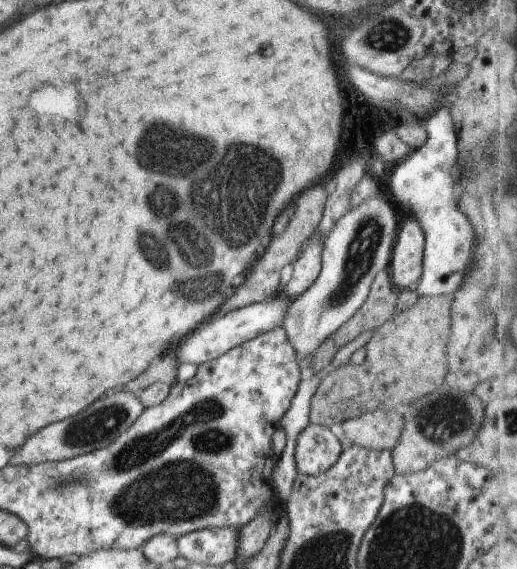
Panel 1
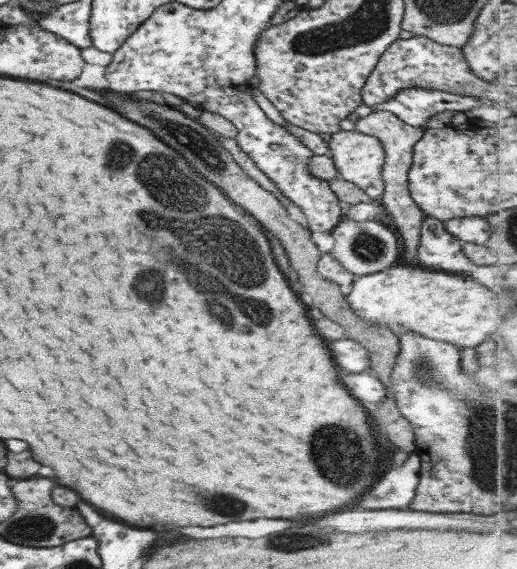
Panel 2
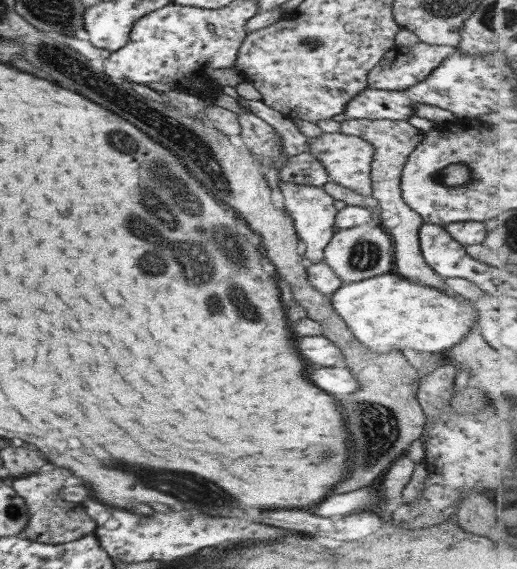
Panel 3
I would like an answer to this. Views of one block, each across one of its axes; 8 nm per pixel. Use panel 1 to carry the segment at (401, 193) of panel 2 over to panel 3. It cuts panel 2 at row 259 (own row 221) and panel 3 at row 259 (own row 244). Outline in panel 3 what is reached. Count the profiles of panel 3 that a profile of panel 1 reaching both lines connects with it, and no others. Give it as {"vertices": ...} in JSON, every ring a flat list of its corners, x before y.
{"vertices":[[354,119,354,120,345,120,340,123,340,133,348,134,348,135,354,135,357,137,362,137,364,140,368,141,373,147,374,147,374,156,373,156,373,161,371,164,371,181,372,181,372,194,371,197,373,197,376,201,378,201,378,207,380,211,380,223,379,225,382,226,382,228,385,229,385,231,392,237,393,240,393,257,394,257,394,262,393,262,393,268,392,272,395,274,398,274,399,276,402,276,408,280,411,280,412,282,419,283,422,286,431,286,432,288,437,288,438,290,444,290,450,292,450,290,446,290,446,286,444,286,444,282,442,282,442,278,425,260,424,257,422,256,421,253,421,248,419,245,419,228,423,225,423,218,417,213,414,212,414,209,410,208,402,199,401,195,401,176,403,173,403,168,404,165,406,164,406,161,409,160,409,154,422,142,422,139,425,137,425,134,418,130,418,128,414,128,412,124,408,123,408,121,393,121,393,120,388,120,388,119,378,119,378,120,368,120,368,119]]}

